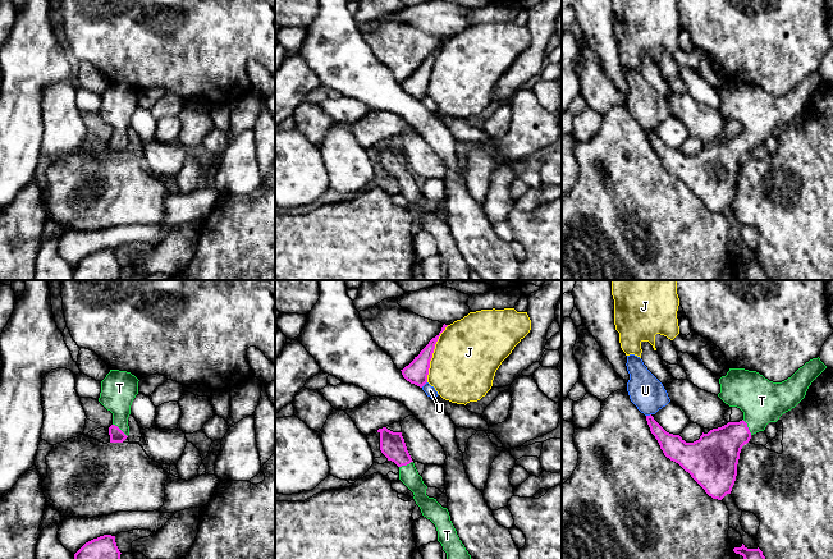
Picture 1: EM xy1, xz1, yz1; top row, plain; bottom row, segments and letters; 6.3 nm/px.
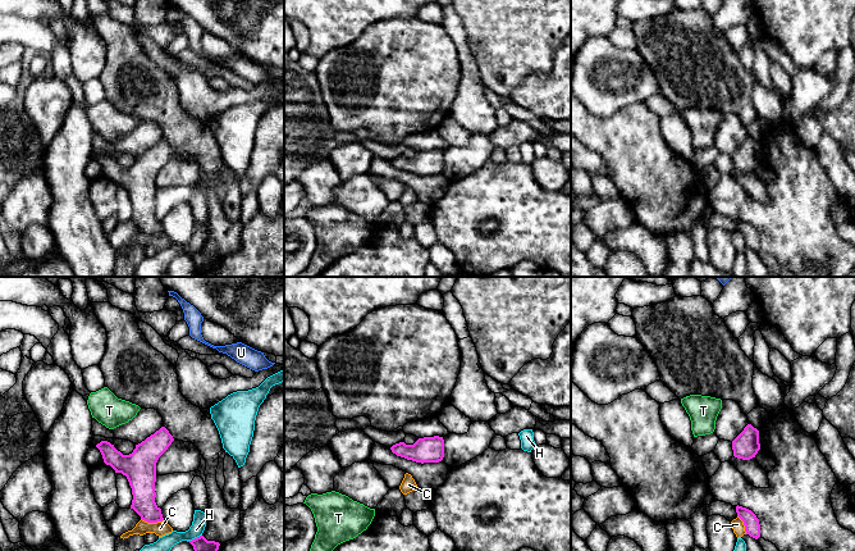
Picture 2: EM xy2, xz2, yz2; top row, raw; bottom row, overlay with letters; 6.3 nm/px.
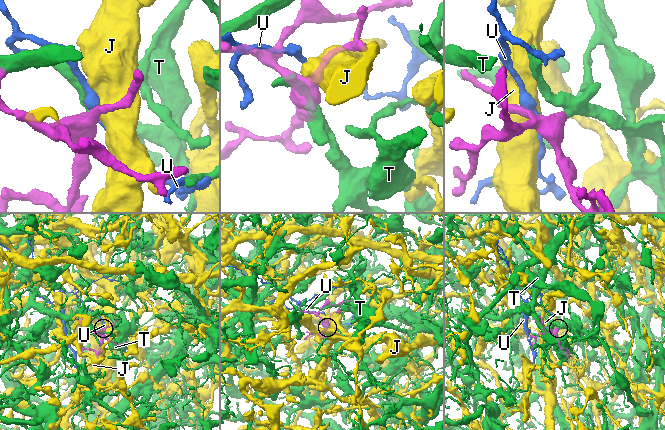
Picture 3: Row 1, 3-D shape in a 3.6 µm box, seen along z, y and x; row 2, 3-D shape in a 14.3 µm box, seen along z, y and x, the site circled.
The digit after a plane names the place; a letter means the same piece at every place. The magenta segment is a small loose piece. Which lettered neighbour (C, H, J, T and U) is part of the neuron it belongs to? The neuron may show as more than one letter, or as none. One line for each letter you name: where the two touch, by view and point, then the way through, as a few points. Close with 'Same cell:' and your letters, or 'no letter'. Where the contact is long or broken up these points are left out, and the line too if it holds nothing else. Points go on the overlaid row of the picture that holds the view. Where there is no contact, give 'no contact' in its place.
T: contact xy1 (120, 430); way xy1 (117, 435), (120, 430), (118, 390)
Same cell: T

